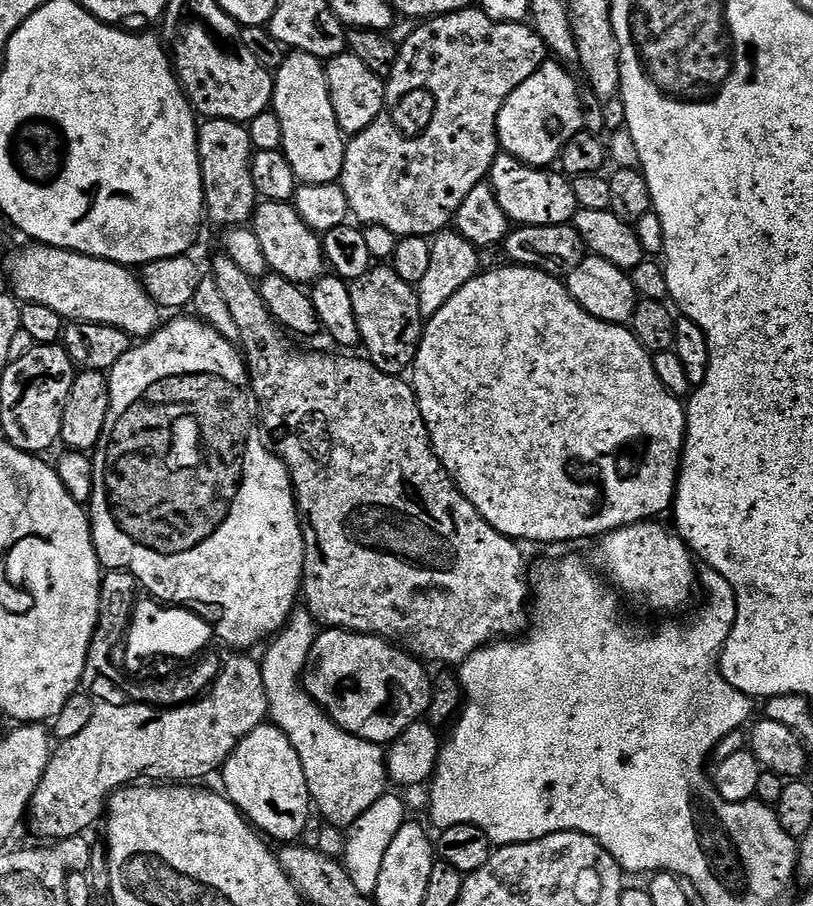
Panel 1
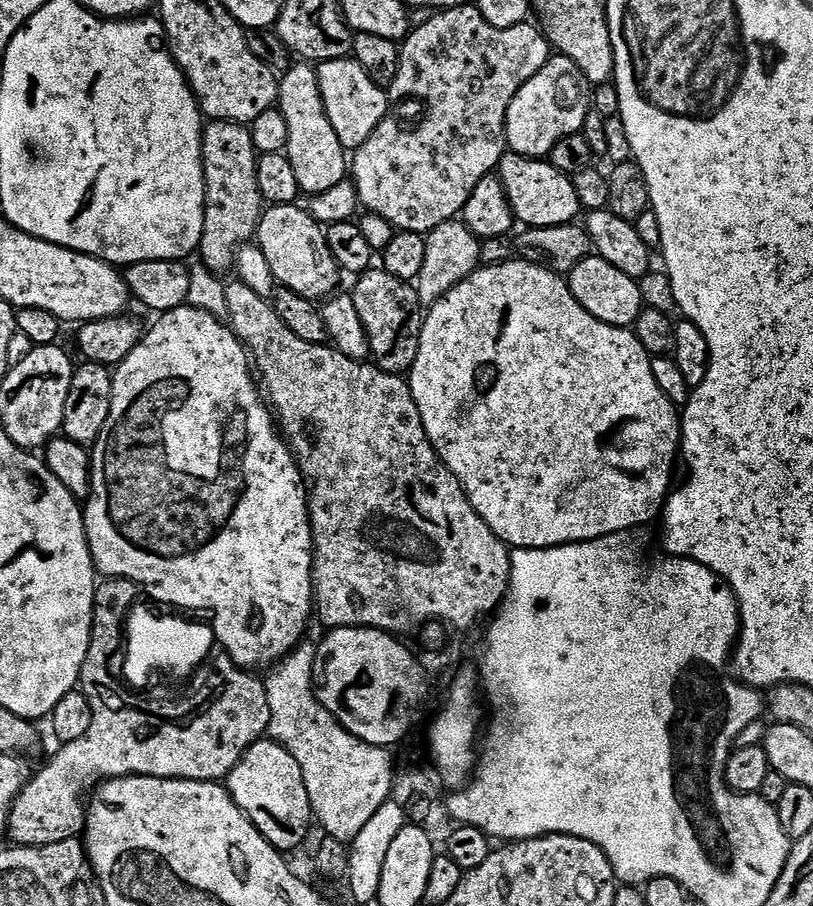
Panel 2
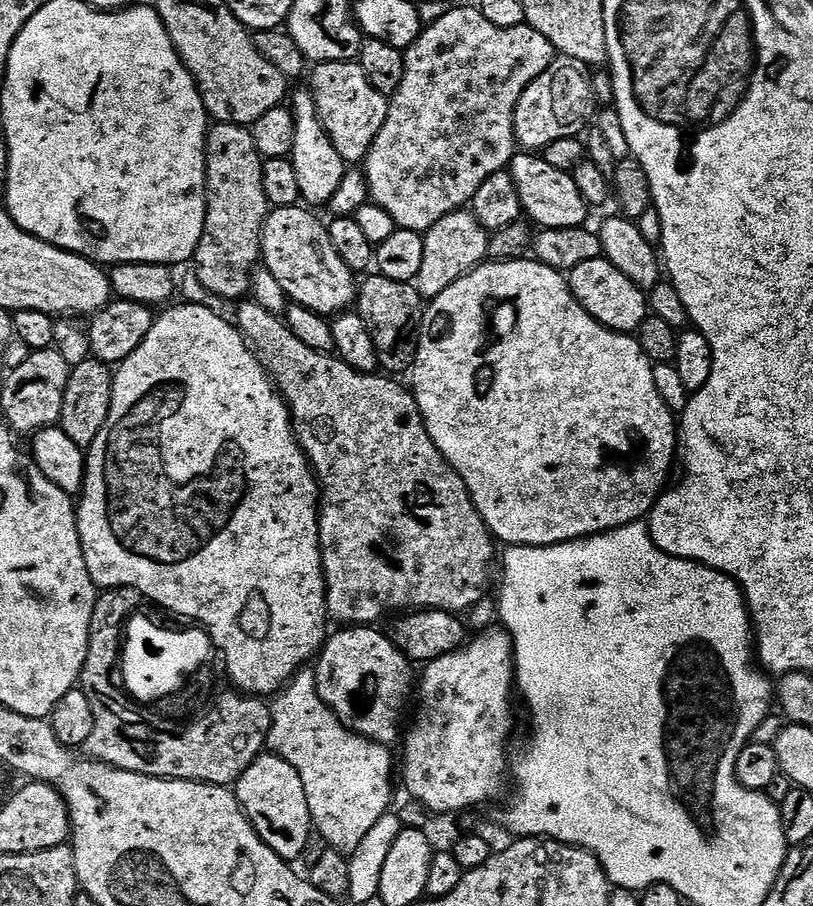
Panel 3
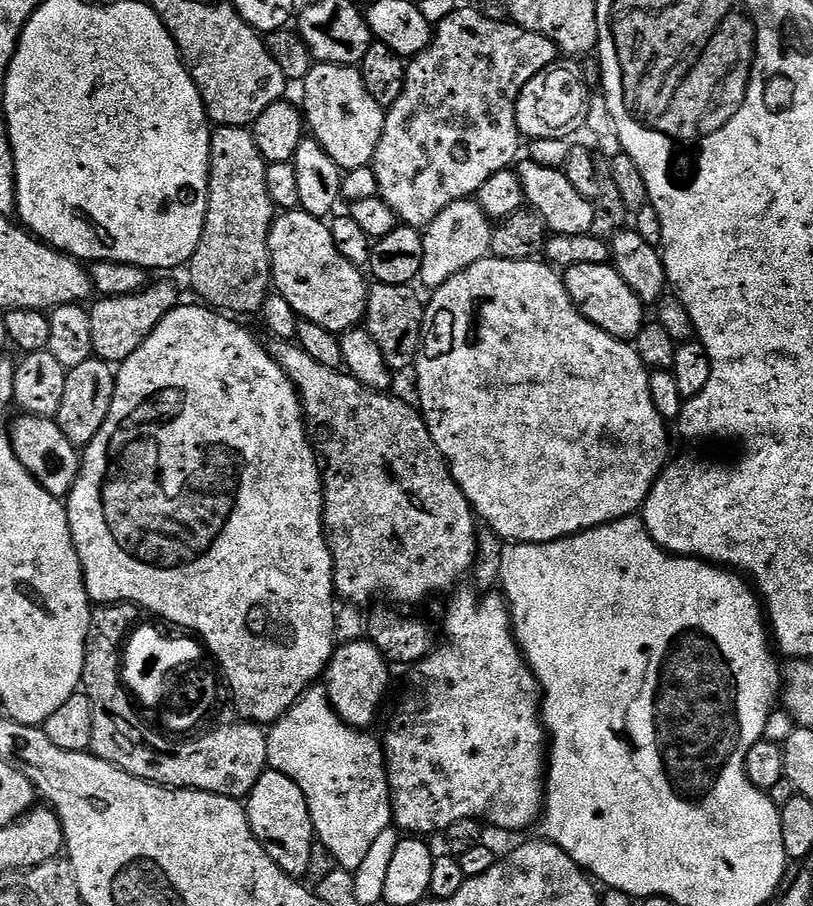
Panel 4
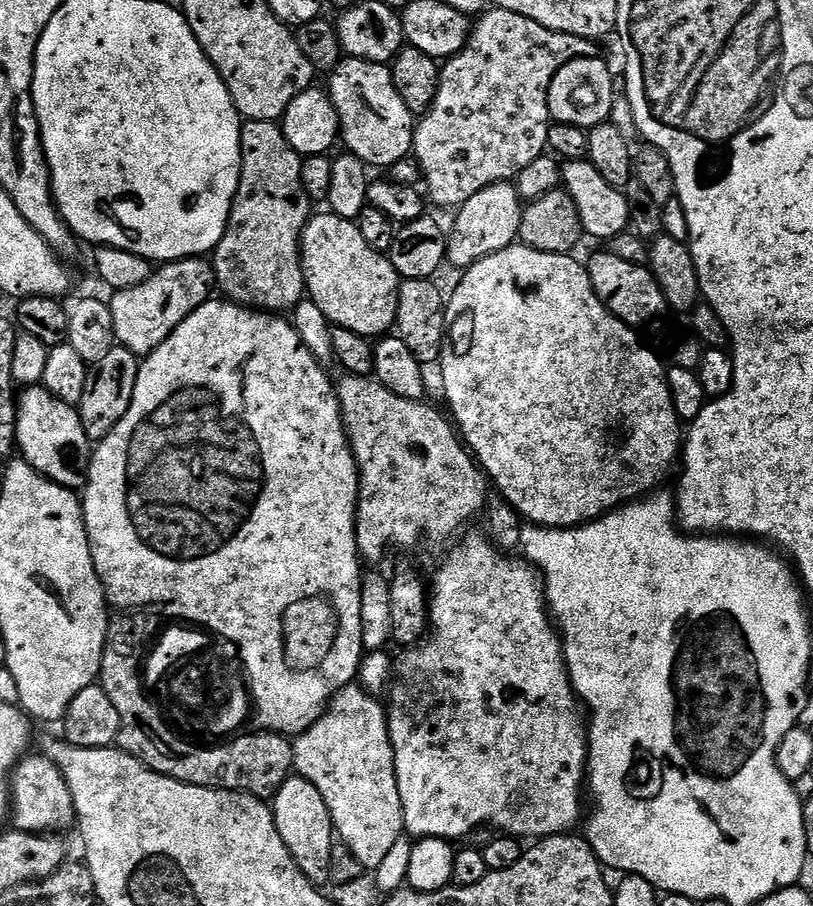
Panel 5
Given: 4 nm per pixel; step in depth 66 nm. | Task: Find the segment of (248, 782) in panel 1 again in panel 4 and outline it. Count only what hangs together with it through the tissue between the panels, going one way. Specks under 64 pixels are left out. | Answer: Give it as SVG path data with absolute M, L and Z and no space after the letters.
M265 770L258 778L258 782L253 786L251 792L246 797L246 807L248 809L248 821L252 826L252 832L259 838L260 844L274 858L274 862L293 878L304 878L308 872L308 867L312 864L312 844L314 848L314 833L312 831L312 818L306 798L302 790L286 774L275 770Z

